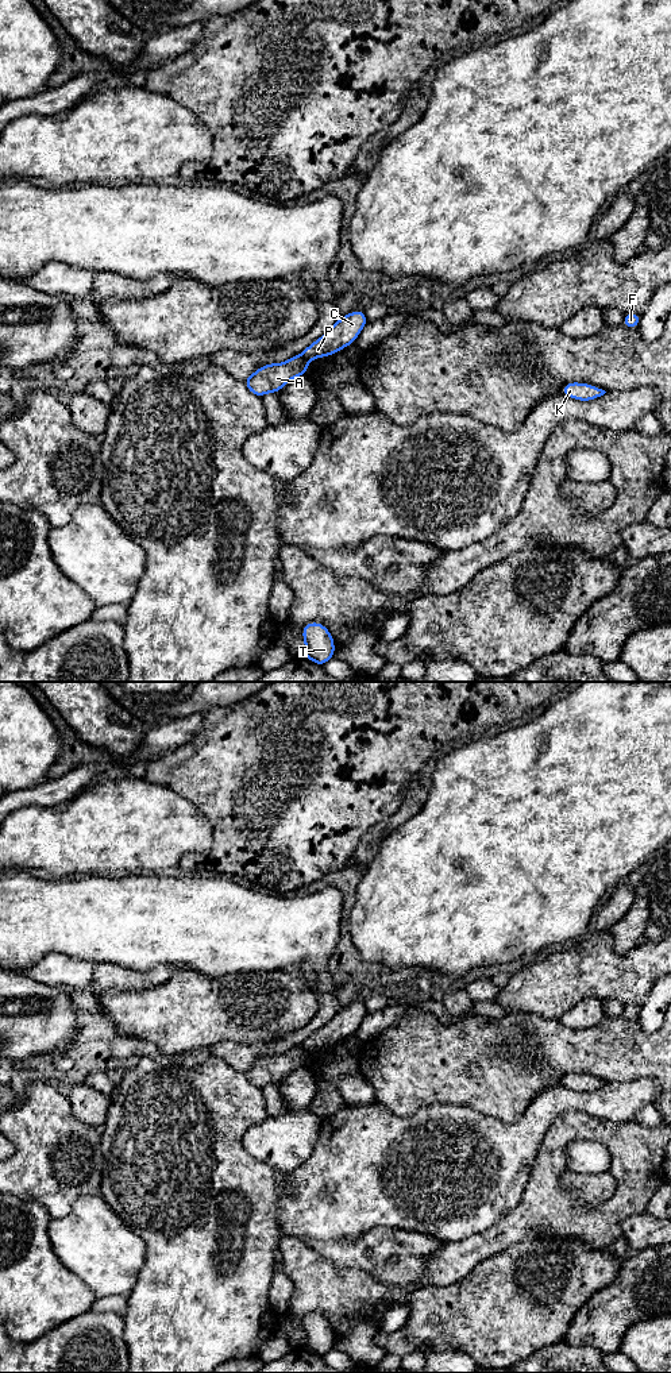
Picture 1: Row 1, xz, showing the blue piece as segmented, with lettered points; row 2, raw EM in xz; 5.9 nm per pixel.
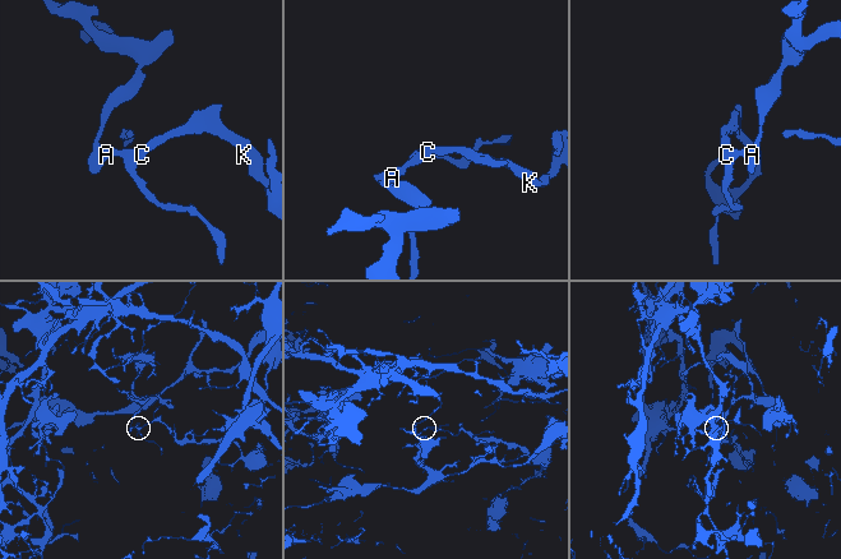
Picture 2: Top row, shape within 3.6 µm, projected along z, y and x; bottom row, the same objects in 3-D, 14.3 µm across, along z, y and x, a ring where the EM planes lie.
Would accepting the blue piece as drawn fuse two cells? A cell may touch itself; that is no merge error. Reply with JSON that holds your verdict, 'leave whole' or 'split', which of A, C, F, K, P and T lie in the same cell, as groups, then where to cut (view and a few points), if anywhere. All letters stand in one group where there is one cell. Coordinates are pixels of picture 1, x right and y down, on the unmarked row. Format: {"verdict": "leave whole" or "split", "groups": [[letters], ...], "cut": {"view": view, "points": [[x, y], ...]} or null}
{"verdict": "split", "groups": [["A"], ["C", "F", "K", "P", "T"]], "cut": {"view": "xz", "points": [[300, 1045], [307, 1053]]}}

